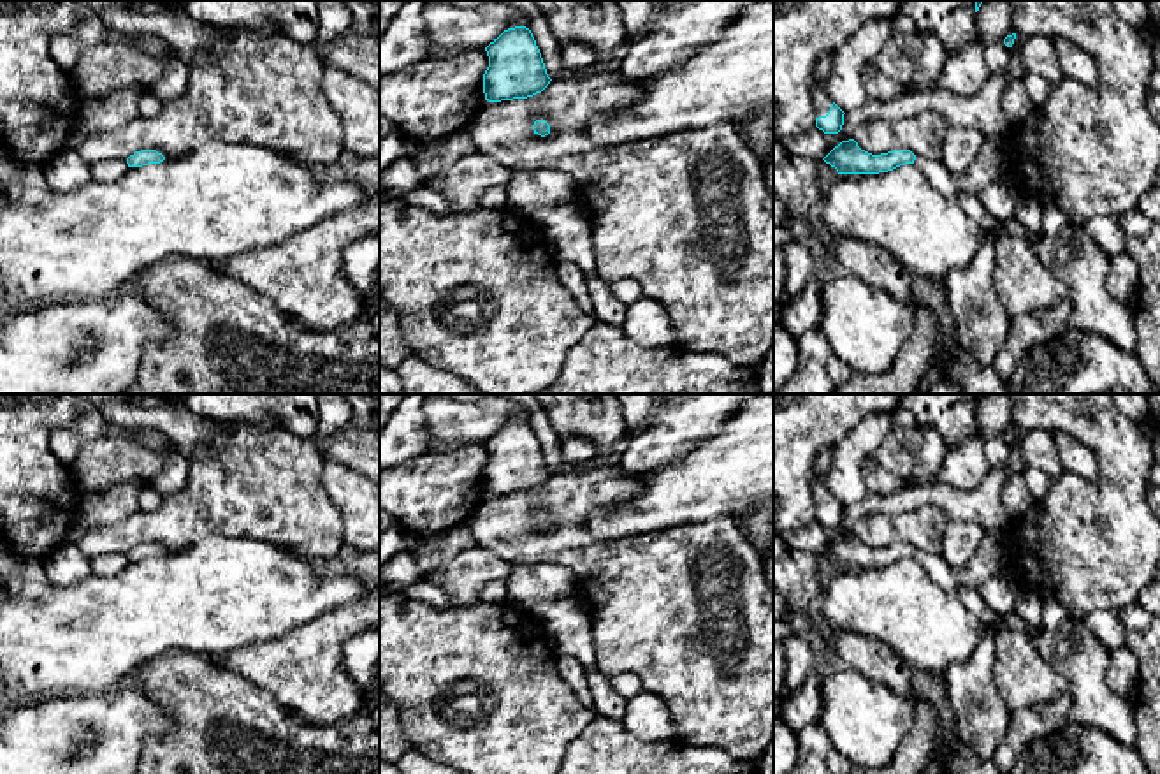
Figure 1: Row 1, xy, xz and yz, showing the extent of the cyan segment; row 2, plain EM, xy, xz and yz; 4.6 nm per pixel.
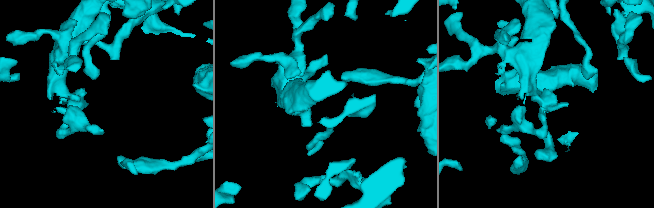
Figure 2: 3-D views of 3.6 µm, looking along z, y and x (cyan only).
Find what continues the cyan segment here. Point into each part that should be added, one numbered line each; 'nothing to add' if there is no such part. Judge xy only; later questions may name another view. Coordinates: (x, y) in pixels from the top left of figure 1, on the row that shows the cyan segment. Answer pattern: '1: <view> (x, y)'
nothing to add

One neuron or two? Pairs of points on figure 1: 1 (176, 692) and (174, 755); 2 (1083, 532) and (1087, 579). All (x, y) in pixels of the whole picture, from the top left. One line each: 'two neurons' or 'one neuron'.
1: one neuron
2: one neuron

